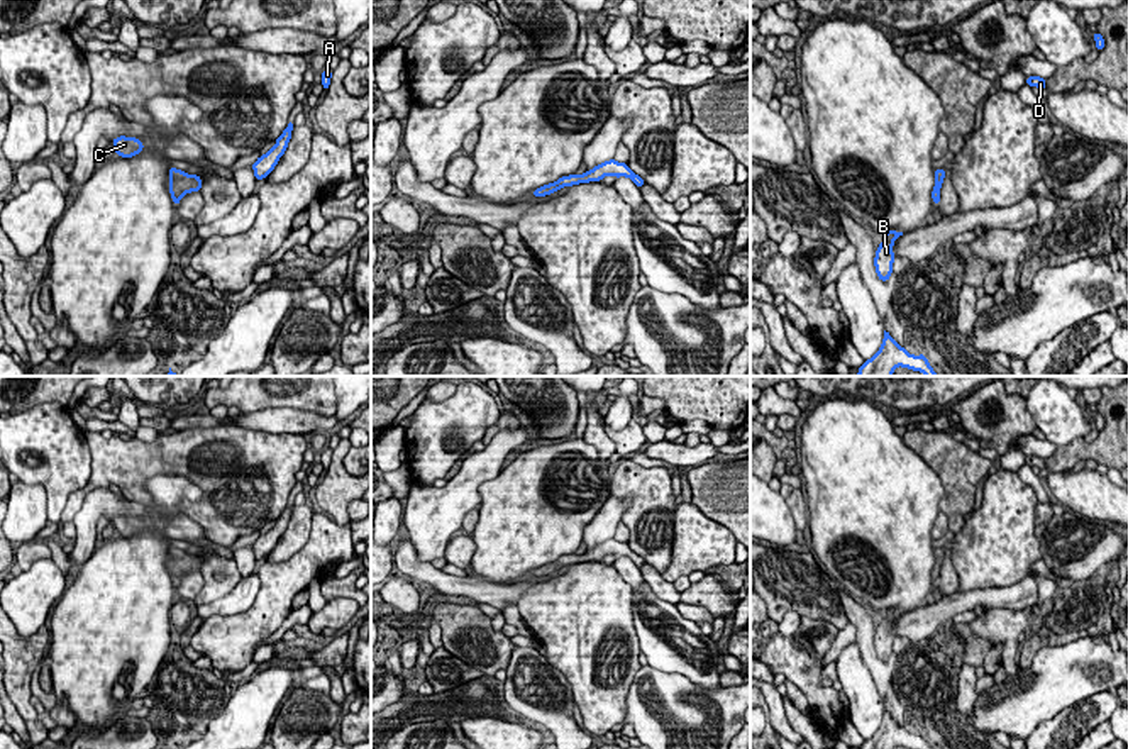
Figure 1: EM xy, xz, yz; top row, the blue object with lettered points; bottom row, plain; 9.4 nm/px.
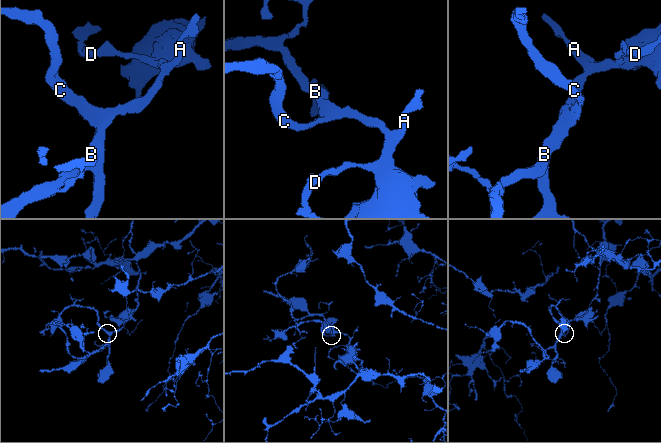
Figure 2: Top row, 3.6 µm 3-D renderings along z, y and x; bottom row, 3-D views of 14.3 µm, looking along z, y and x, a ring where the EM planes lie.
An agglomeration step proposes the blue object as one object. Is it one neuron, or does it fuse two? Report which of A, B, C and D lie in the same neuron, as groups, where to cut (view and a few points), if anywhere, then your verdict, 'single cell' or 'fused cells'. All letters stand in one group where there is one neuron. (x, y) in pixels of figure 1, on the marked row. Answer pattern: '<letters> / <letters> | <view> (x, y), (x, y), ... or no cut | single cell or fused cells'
A B C D | no cut | single cell

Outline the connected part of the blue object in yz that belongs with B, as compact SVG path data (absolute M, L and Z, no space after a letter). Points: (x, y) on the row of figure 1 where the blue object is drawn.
M893 229L886 230L882 242L876 249L874 266L877 278L884 283L893 275L893 263L894 263L893 244L899 236L903 236L903 232L896 232Z

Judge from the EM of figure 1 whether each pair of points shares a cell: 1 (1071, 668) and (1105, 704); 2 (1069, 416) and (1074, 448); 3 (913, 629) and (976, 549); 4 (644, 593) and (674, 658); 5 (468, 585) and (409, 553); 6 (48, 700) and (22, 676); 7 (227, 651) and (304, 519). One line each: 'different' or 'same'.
1: different
2: different
3: different
4: same
5: same
6: different
7: different

